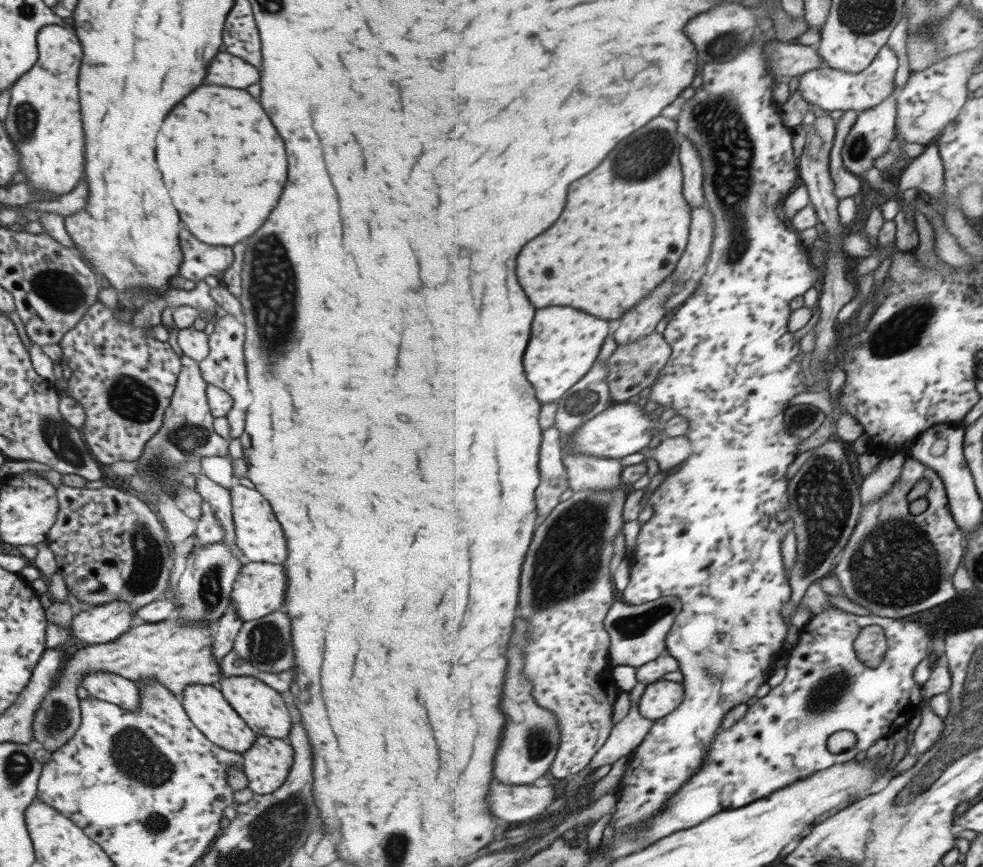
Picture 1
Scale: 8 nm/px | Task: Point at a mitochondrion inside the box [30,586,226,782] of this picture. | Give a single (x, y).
(58, 720)

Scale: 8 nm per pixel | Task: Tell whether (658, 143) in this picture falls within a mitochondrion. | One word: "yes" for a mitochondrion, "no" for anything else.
yes

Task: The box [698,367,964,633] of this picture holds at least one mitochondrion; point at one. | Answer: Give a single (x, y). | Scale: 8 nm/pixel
(895, 545)

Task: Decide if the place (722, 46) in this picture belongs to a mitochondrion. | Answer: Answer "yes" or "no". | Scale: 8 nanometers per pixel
yes

